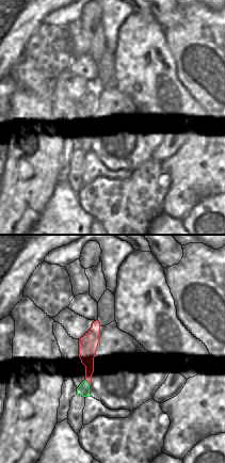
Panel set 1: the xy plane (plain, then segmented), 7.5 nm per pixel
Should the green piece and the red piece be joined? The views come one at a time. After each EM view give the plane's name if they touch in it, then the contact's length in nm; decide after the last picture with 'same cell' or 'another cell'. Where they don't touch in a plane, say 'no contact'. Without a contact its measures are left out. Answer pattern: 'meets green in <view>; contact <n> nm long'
meets green in xy; contact 50 nm long

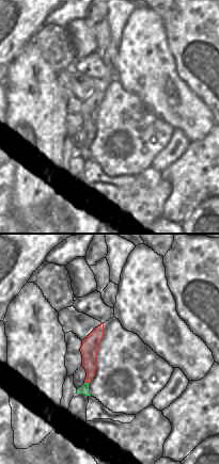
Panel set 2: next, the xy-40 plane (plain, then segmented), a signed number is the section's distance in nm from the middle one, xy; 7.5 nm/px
meets green in xy-40; contact 30 nm long

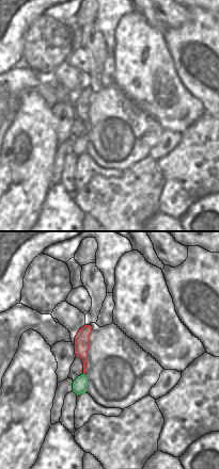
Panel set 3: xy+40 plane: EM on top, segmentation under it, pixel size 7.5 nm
no contact

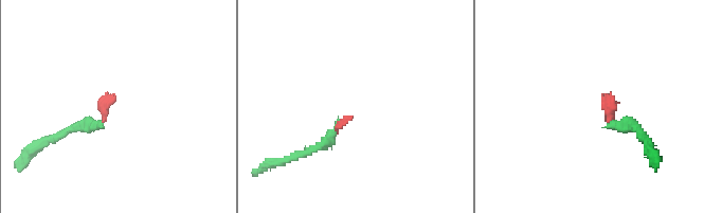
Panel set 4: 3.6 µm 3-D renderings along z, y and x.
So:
same cell

